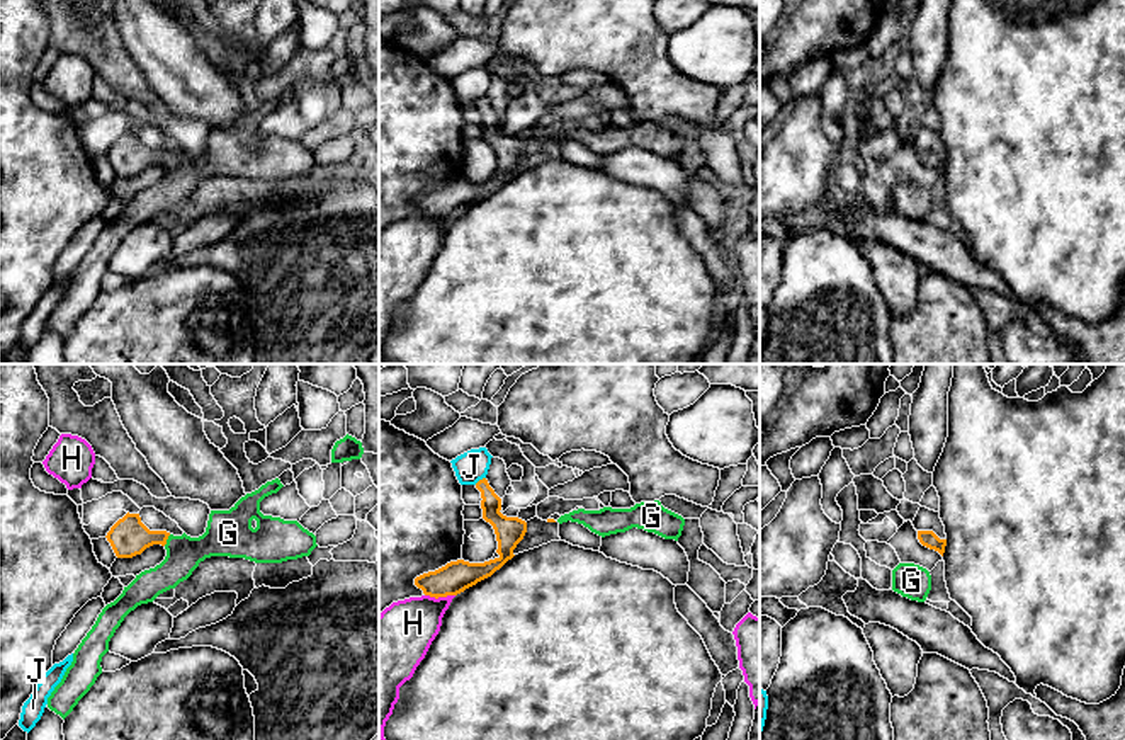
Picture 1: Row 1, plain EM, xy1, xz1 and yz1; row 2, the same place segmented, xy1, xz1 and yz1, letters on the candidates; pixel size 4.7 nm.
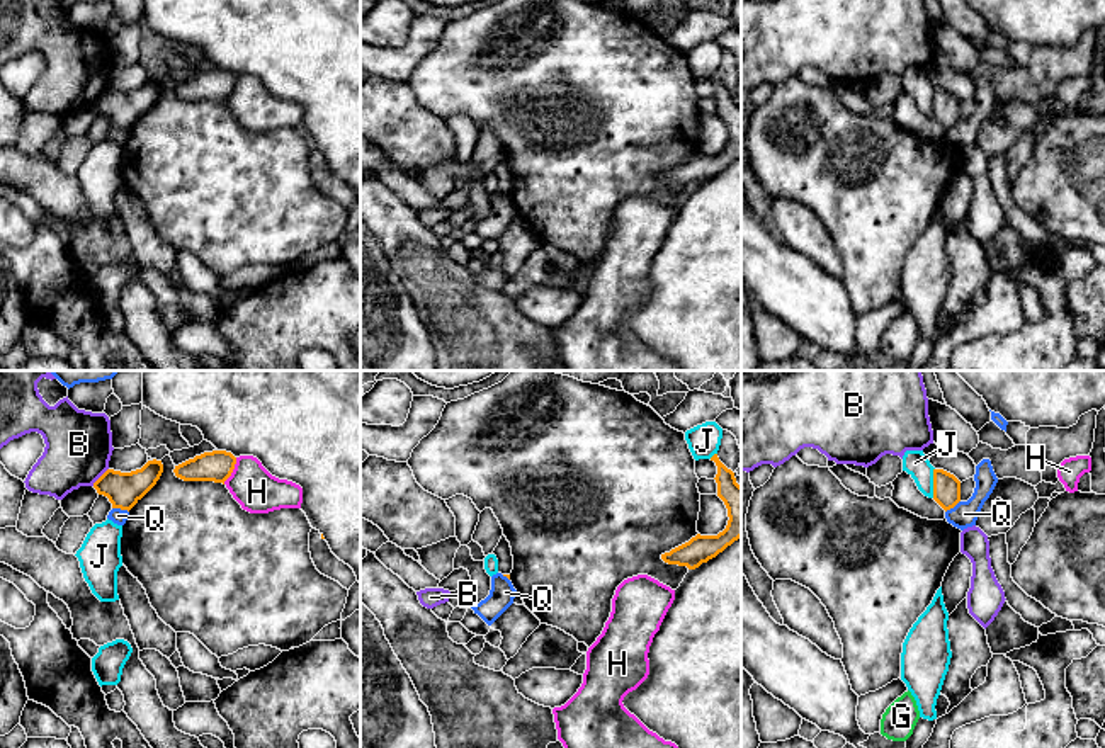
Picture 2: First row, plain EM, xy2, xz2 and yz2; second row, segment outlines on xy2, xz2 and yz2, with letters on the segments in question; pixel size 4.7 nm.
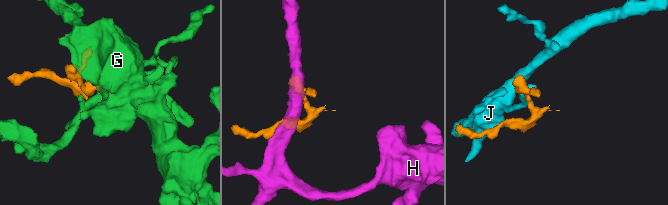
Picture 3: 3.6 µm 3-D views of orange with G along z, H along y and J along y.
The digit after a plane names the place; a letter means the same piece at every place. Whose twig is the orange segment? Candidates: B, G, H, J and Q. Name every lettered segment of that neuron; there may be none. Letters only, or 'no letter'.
G

